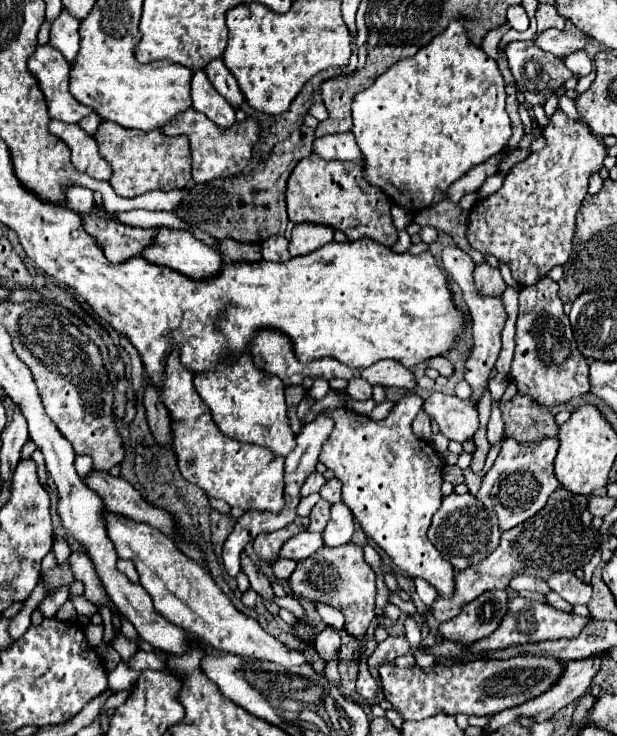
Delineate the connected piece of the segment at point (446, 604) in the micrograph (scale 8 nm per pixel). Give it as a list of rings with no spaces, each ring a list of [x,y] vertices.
[[[557,489],[547,505],[533,515],[529,521],[501,533],[499,547],[481,563],[467,567],[459,575],[455,575],[455,593],[451,599],[437,597],[433,603],[433,615],[439,623],[453,619],[461,613],[461,609],[491,589],[507,589],[509,581],[515,575],[533,575],[541,579],[549,579],[561,571],[577,571],[583,569],[593,557],[595,549],[601,543],[601,535],[591,527],[591,513],[587,511],[587,497],[571,495],[567,489]]]

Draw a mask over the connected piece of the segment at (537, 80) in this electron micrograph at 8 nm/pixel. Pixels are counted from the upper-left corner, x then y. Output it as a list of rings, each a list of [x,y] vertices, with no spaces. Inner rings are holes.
[[[515,41],[515,43],[509,43],[505,47],[505,55],[507,55],[507,61],[509,61],[509,69],[517,81],[517,89],[525,95],[525,99],[529,101],[529,105],[545,105],[545,101],[565,85],[567,79],[571,79],[571,71],[565,67],[565,63],[551,55],[551,53],[545,53],[541,51],[535,43],[529,43],[529,41]]]

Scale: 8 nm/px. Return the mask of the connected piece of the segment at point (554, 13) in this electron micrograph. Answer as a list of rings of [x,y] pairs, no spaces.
[[[539,5],[537,13],[535,13],[535,19],[537,19],[537,29],[539,31],[545,31],[549,27],[565,29],[565,17],[559,15],[559,11],[553,5]]]

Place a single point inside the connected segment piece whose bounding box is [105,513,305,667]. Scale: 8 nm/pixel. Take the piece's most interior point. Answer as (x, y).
(183, 592)

